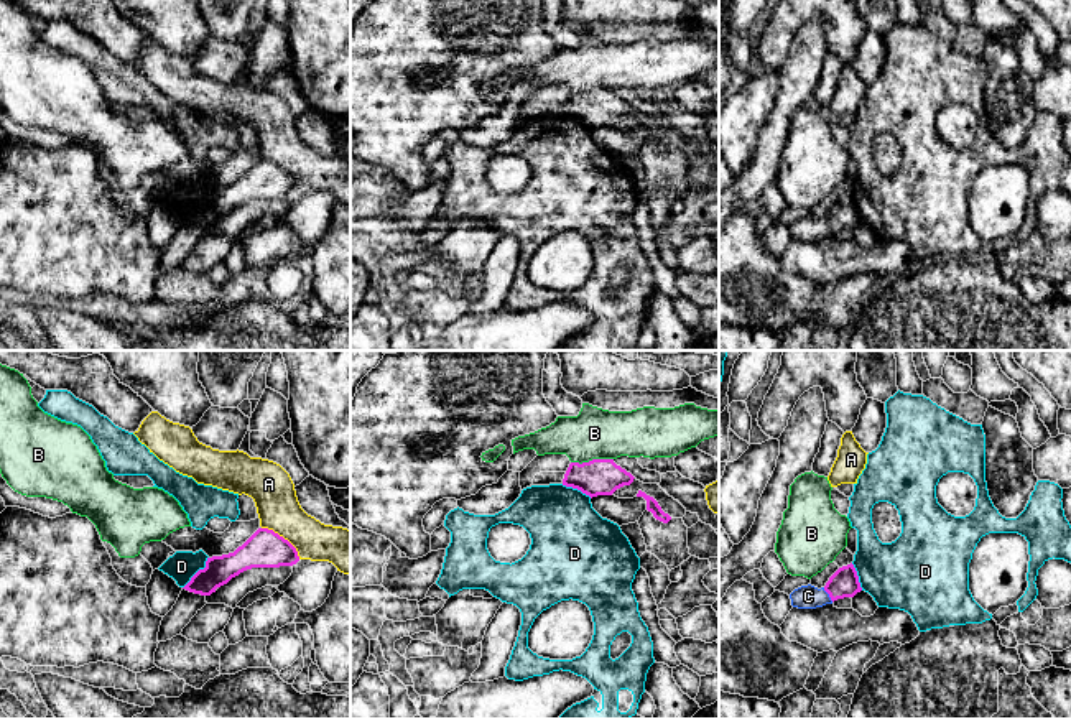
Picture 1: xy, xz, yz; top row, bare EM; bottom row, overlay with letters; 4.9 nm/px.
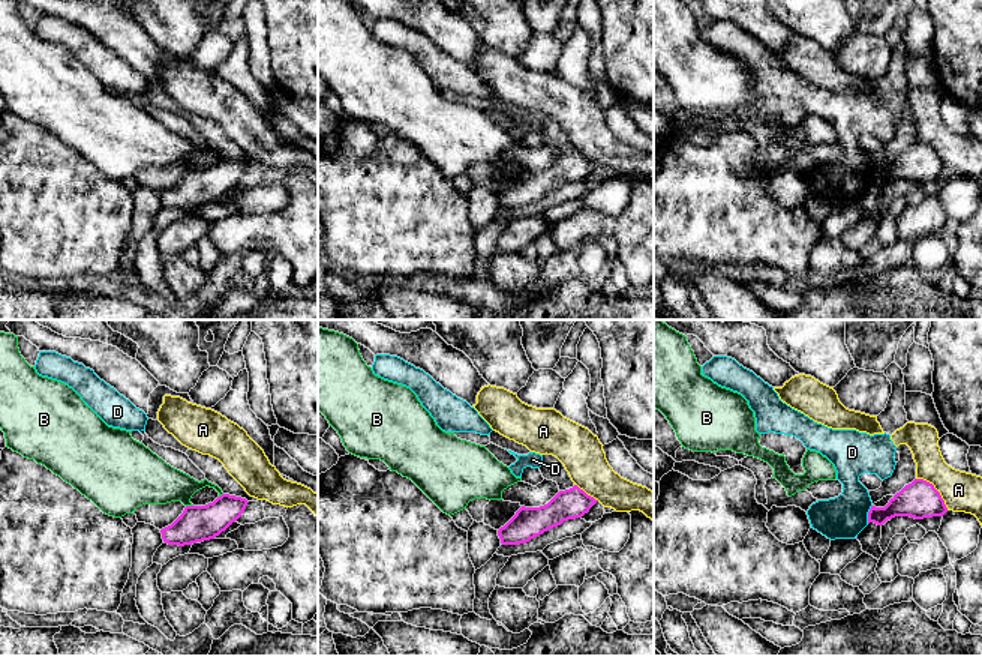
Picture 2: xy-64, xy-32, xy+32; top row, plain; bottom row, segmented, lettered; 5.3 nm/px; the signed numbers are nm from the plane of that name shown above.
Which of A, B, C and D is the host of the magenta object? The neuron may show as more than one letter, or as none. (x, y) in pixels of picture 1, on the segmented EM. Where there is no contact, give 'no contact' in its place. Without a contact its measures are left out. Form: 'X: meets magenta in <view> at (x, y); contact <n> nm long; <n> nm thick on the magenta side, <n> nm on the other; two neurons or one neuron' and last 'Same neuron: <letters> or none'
A: meets magenta in xy at (282, 537); contact 240 nm long; 190 nm thick on the magenta side, 220 nm on the other; two neurons
B: meets magenta in xz at (593, 459); contact 200 nm long; 180 nm thick on the magenta side, 240 nm on the other; two neurons
C: meets magenta in yz at (828, 593); contact 90 nm long; 140 nm thick on the magenta side, 110 nm on the other; one neuron
D: meets magenta in xy at (198, 571); contact 200 nm long; 140 nm thick on the magenta side, 150 nm on the other; two neurons
Same neuron: C

